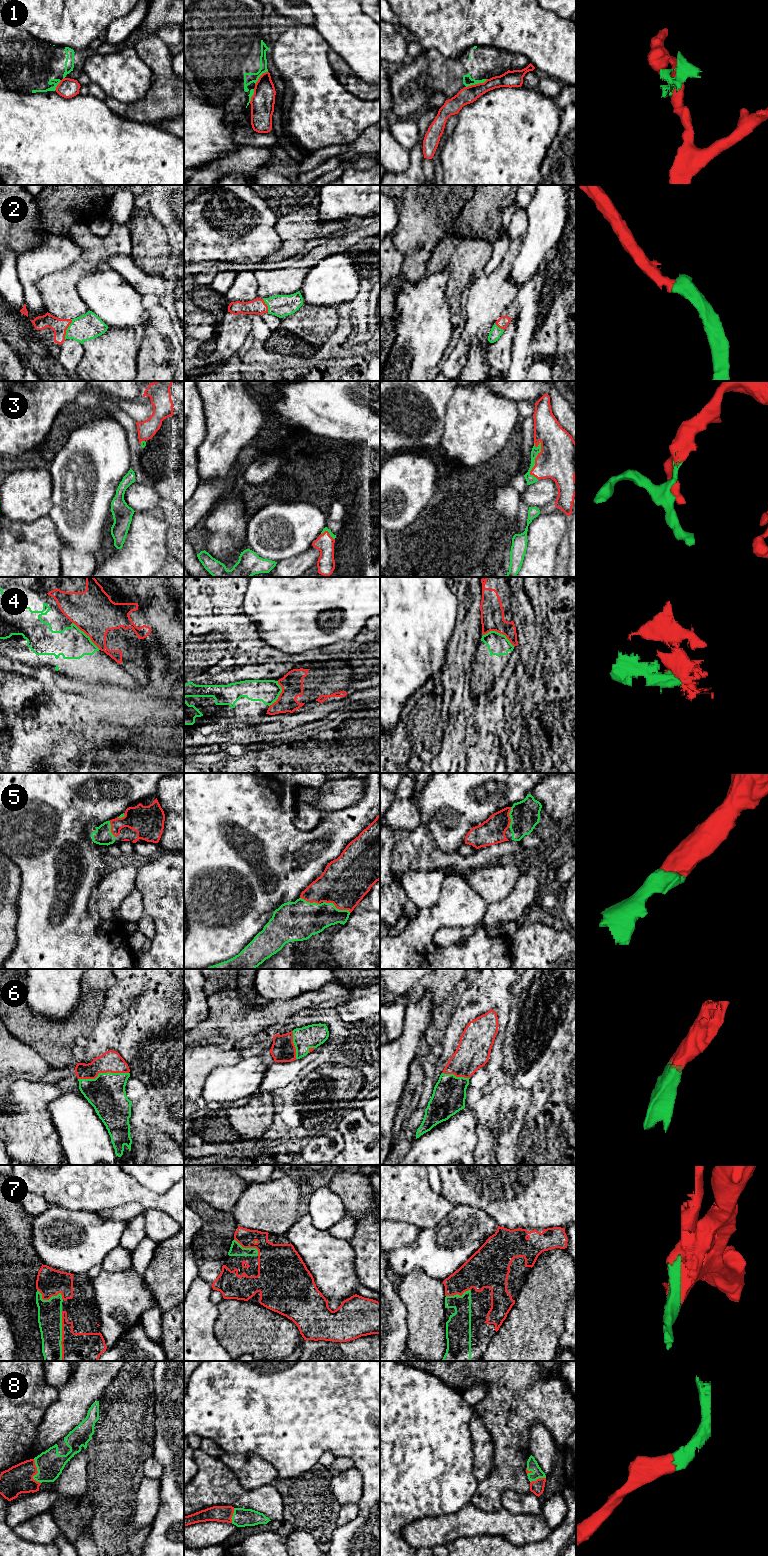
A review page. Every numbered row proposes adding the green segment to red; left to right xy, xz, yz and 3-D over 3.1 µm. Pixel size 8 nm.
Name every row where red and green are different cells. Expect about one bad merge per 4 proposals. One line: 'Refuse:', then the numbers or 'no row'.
Refuse: 1, 4

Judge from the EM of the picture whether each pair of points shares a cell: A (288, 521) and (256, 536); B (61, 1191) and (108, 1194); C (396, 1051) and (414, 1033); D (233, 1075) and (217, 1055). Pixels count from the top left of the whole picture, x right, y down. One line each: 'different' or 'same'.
A: same
B: same
C: same
D: different

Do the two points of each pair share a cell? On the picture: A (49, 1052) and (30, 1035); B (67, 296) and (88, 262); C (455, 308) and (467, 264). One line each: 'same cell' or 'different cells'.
A: same cell
B: same cell
C: same cell

